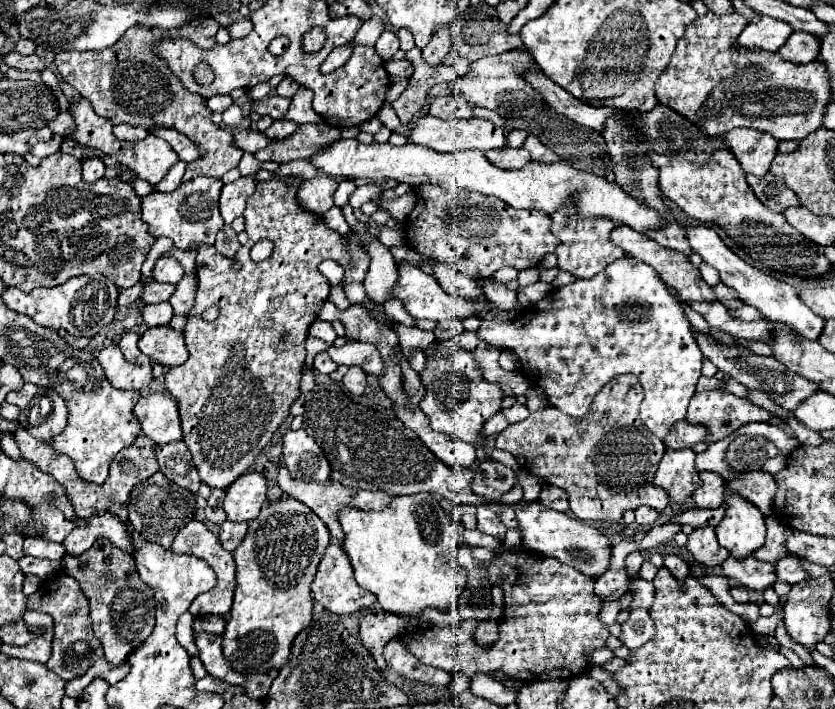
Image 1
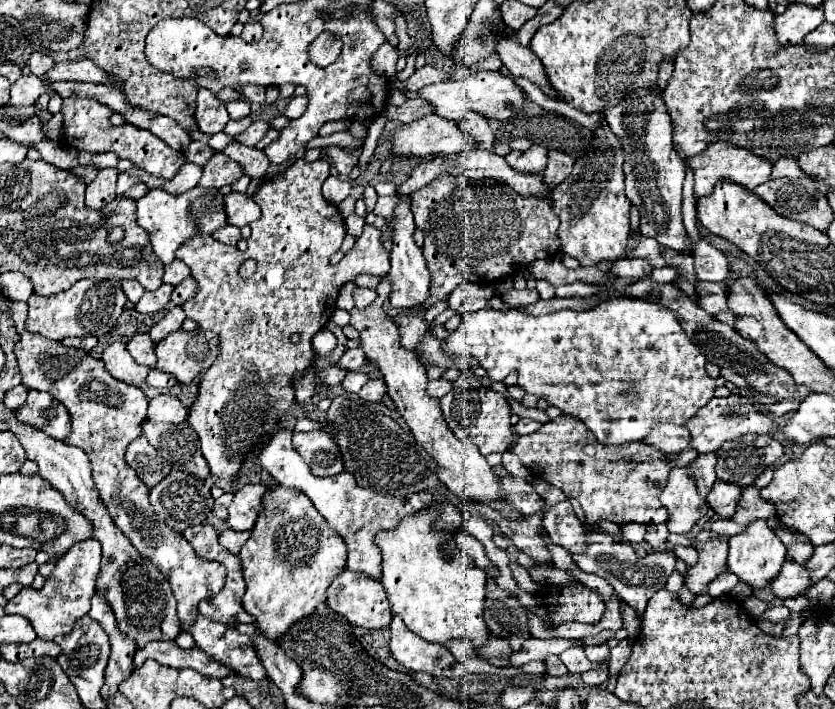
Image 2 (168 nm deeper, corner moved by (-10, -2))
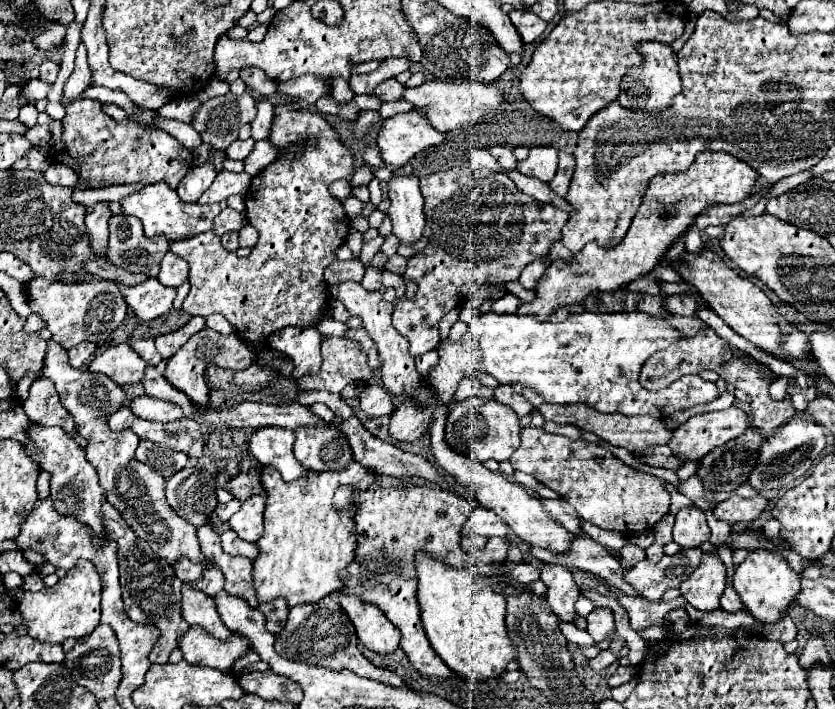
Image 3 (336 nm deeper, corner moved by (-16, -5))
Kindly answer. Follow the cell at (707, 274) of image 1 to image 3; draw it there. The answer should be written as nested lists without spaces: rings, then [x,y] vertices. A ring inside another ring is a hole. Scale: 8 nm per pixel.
[[[692,229],[688,233],[688,239],[686,239],[686,251],[688,253],[700,253],[704,249],[704,243],[702,243],[702,235],[698,229]]]

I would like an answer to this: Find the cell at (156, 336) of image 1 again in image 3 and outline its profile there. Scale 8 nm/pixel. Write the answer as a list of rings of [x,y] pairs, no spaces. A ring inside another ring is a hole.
[[[202,329],[196,335],[192,335],[170,359],[164,371],[164,377],[176,387],[186,391],[188,397],[194,399],[196,405],[206,405],[208,403],[208,387],[206,387],[206,379],[204,379],[204,371],[208,369],[210,363],[216,363],[220,367],[228,367],[228,369],[240,369],[240,367],[248,367],[250,359],[248,359],[248,343],[244,343],[240,337],[236,337],[236,333],[230,335],[222,335],[216,333],[212,329]]]

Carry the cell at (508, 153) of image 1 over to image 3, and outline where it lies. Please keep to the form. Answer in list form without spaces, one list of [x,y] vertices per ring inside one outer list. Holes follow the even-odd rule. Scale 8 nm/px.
[[[530,147],[530,155],[524,161],[518,161],[516,169],[528,177],[548,183],[558,169],[558,151],[554,147]]]

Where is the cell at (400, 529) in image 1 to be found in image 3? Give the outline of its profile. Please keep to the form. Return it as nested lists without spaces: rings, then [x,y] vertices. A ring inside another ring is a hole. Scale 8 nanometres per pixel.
[[[426,551],[414,555],[414,567],[418,575],[416,599],[426,637],[442,661],[456,675],[464,677],[470,685],[470,692],[476,693],[478,688],[474,688],[474,683],[498,677],[506,671],[508,663],[516,659],[516,649],[512,647],[504,625],[504,595],[494,591],[494,577],[472,575],[470,569],[446,565]]]

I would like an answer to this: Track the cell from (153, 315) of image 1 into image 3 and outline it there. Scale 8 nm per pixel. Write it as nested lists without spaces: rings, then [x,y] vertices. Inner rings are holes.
[[[192,317],[184,327],[176,329],[172,333],[156,337],[156,349],[162,355],[162,359],[168,359],[176,351],[176,347],[180,347],[182,343],[186,343],[202,327],[204,327],[204,319],[202,317]]]

